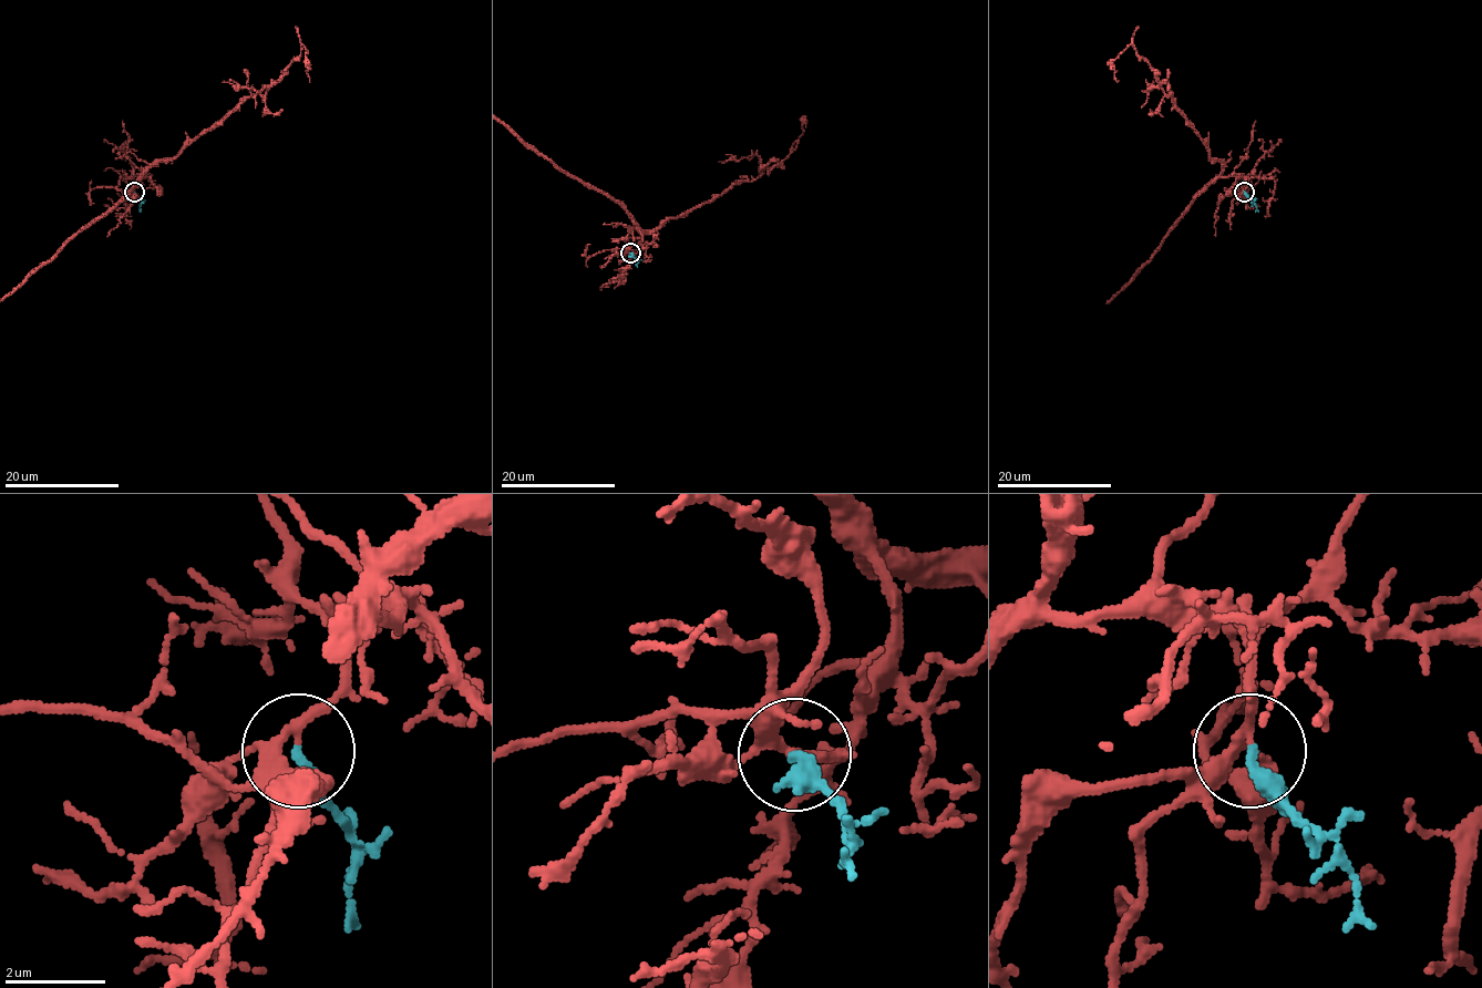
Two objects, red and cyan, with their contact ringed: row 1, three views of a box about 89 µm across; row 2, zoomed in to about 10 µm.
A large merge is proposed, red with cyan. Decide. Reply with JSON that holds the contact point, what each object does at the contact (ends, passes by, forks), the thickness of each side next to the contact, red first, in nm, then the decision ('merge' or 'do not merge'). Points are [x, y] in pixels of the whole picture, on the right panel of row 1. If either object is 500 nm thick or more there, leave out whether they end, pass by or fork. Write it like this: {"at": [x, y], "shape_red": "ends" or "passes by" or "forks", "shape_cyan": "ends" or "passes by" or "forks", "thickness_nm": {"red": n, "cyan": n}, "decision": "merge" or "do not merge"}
{"at": [1244, 192], "shape_red": "forks", "shape_cyan": "ends", "thickness_nm": {"red": 150, "cyan": 360}, "decision": "merge"}

